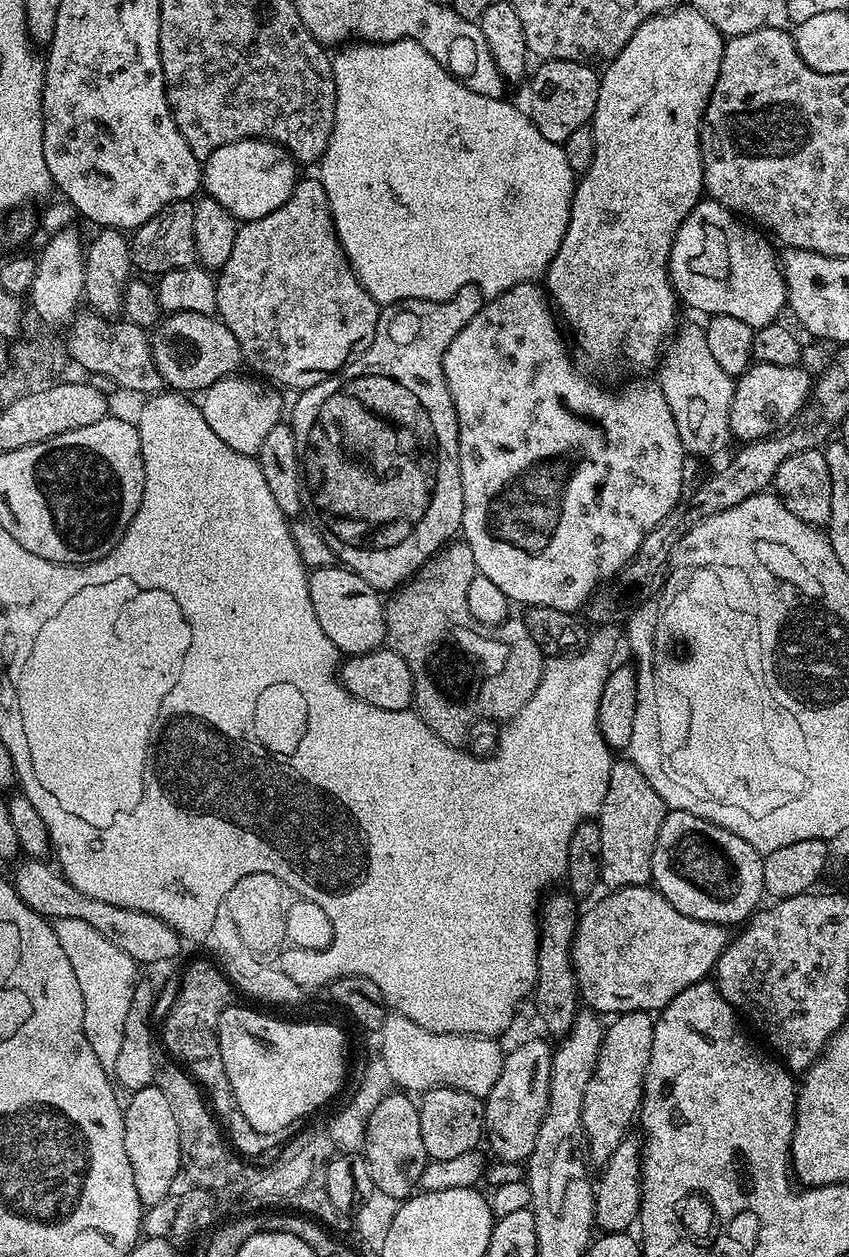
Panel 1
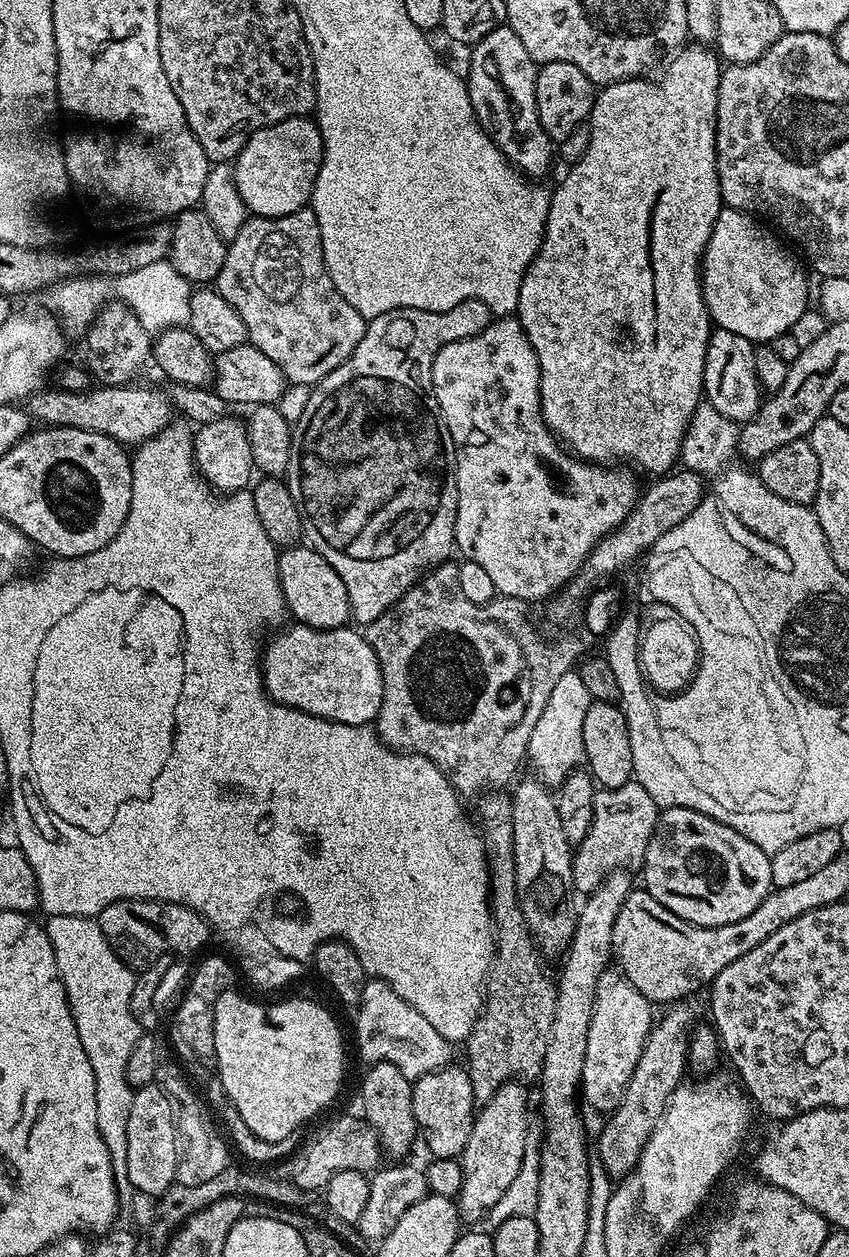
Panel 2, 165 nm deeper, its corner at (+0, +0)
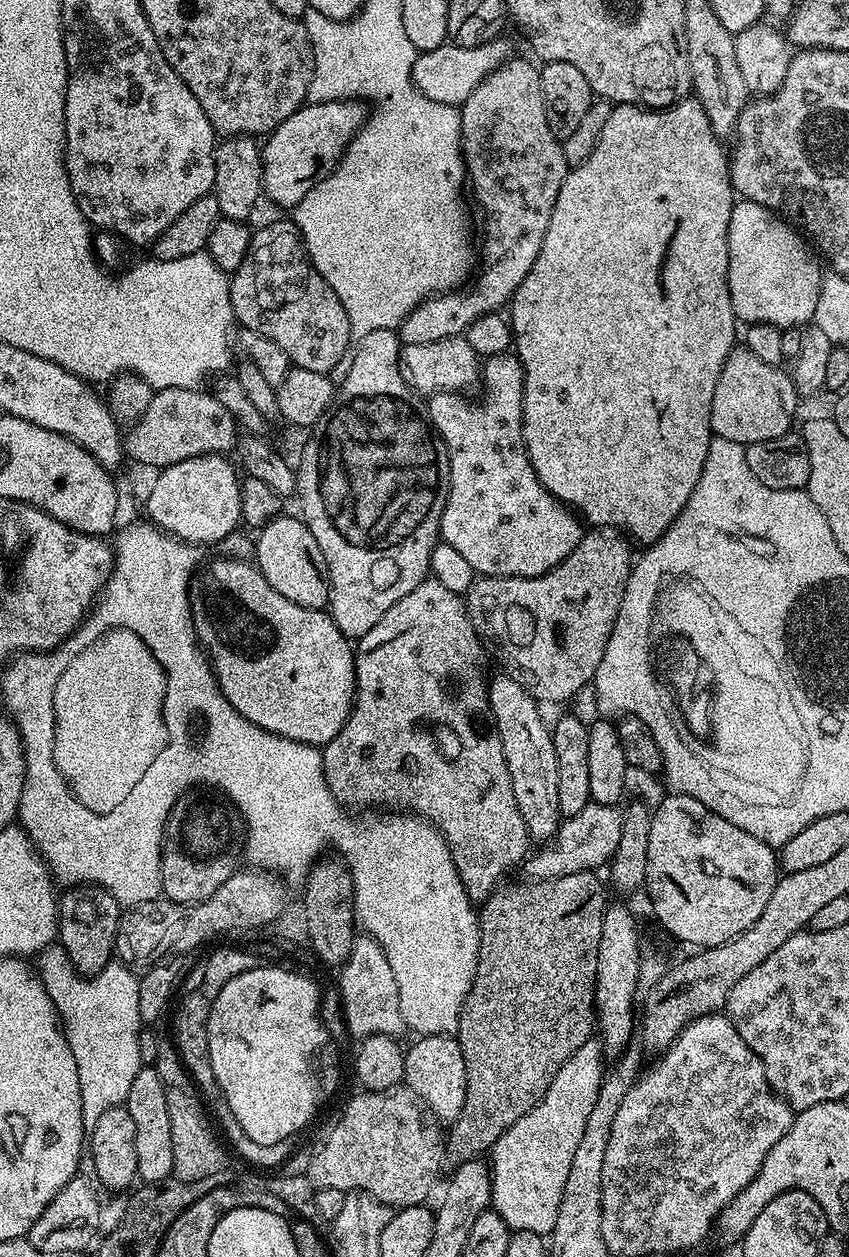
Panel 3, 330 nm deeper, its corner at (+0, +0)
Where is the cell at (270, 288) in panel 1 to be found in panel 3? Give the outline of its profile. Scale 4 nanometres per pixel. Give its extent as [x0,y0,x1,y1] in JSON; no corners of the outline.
[228,219,353,374]

